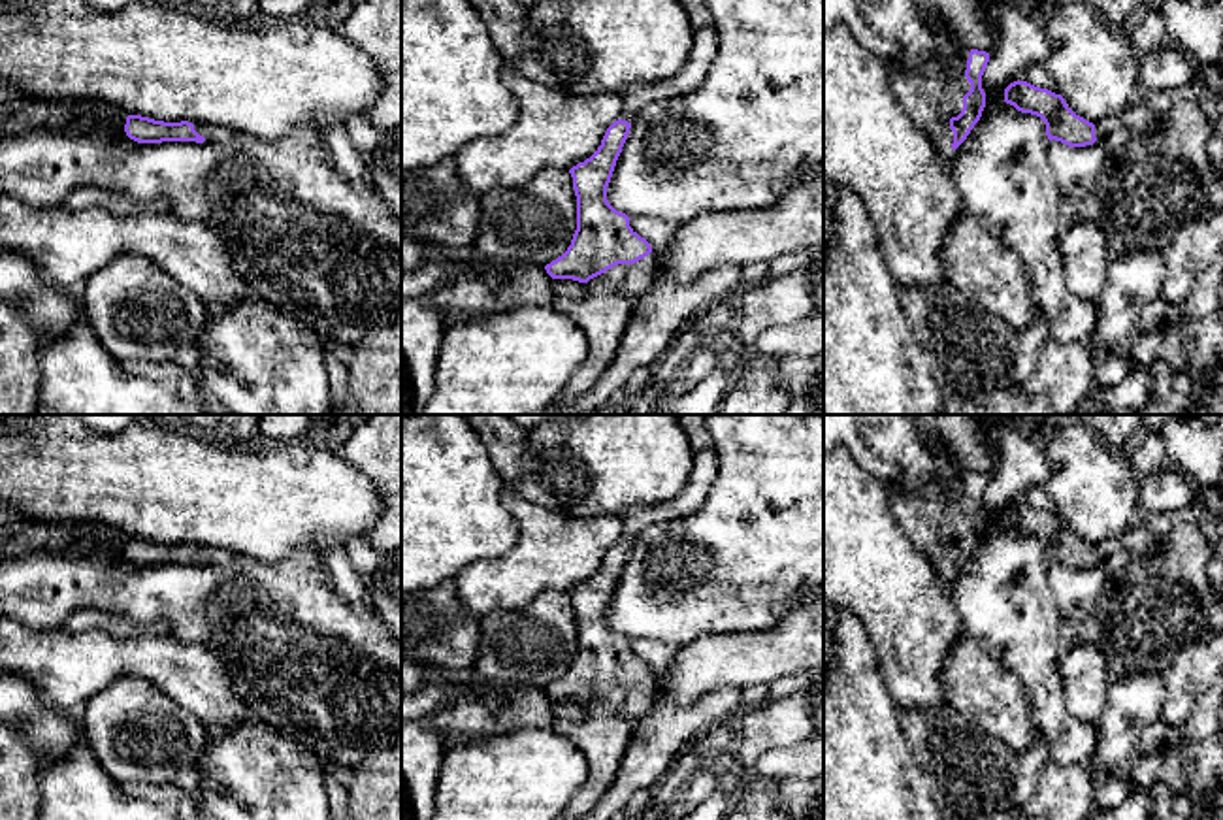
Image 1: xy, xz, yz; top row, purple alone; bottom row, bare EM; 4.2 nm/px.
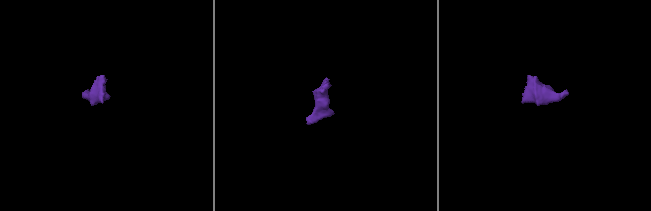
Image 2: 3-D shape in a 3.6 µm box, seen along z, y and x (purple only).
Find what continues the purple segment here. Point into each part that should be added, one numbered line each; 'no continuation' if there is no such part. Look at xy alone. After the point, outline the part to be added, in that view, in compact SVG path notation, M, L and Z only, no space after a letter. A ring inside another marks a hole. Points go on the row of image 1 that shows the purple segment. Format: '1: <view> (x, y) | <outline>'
1: xy (213, 134) | M192 123L194 130L205 138L207 143L232 143L237 139L237 134L224 126L211 126L204 123Z

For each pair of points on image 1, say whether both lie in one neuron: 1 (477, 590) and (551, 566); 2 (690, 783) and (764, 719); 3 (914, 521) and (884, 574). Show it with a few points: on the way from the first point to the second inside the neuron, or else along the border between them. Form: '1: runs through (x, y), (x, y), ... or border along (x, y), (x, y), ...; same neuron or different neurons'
1: runs through (496, 583), (511, 581), (532, 566); same neuron
2: runs through (709, 771), (745, 736); same neuron
3: border along (890, 492), (894, 517), (933, 570); different neurons

